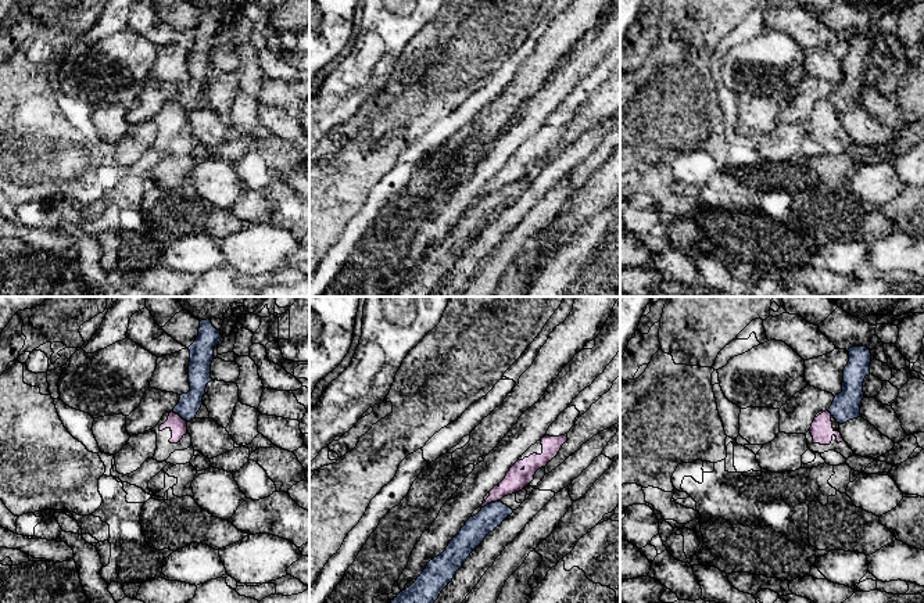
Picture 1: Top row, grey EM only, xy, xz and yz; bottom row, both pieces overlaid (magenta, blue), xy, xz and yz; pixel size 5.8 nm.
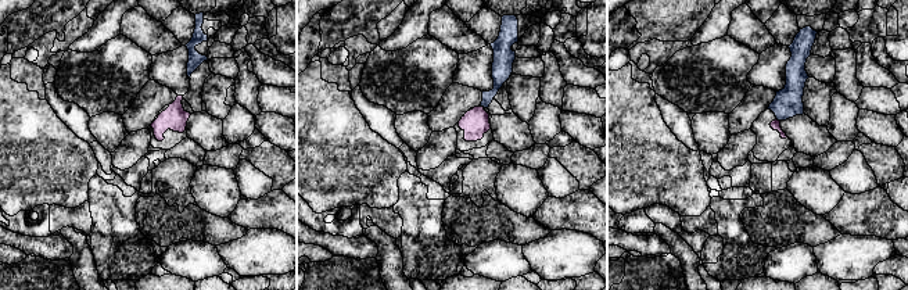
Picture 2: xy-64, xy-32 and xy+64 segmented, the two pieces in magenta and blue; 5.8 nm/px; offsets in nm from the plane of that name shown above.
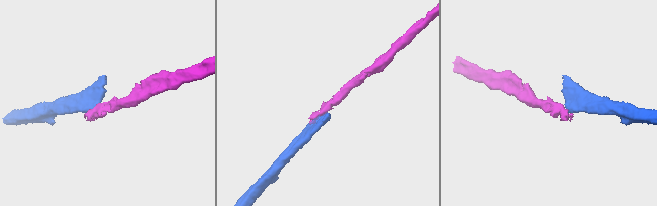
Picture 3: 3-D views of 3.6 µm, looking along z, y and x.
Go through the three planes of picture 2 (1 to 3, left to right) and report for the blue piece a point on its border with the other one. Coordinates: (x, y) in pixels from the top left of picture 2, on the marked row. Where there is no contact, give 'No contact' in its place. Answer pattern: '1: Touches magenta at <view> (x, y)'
1: No contact
2: No contact
3: Touches magenta at xy+64 (776, 120)

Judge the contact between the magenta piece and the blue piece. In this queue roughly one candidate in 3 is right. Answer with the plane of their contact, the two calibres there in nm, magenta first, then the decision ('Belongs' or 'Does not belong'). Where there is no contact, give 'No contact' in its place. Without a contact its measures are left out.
Touches magenta in xy. Thickness 100 nm (magenta) against 130 nm. Does not belong

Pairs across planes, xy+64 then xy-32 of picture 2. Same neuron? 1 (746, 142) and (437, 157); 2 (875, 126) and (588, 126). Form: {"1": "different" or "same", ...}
{"1": "same", "2": "same"}

